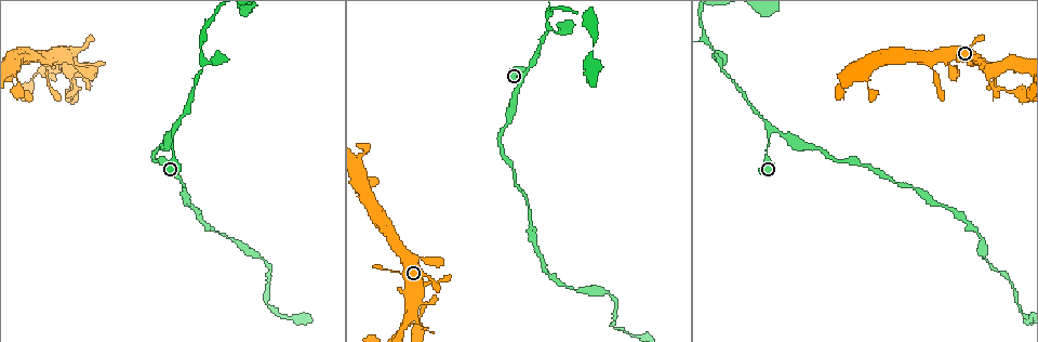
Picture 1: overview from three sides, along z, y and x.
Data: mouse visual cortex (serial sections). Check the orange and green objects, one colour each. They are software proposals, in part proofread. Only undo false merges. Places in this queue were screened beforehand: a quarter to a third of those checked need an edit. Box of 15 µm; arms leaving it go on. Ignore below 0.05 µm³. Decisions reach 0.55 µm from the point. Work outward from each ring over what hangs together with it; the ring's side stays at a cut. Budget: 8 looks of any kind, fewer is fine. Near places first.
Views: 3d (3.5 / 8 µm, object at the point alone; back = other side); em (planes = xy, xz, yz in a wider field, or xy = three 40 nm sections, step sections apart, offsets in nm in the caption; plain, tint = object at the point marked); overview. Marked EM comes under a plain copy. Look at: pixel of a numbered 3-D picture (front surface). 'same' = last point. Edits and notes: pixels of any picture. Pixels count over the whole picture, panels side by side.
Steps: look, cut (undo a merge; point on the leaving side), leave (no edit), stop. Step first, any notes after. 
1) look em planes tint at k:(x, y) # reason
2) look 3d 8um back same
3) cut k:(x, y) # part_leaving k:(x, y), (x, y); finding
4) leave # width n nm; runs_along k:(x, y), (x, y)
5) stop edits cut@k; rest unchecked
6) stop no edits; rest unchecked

look 3d 3.5um at 1:(929, 62) # sharp bend

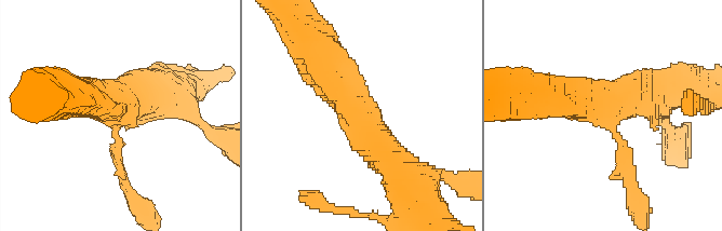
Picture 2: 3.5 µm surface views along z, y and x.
look em xy step 1 tint at 2:(609, 120) # arms 3; arm_widths 150, 500, 500 nm

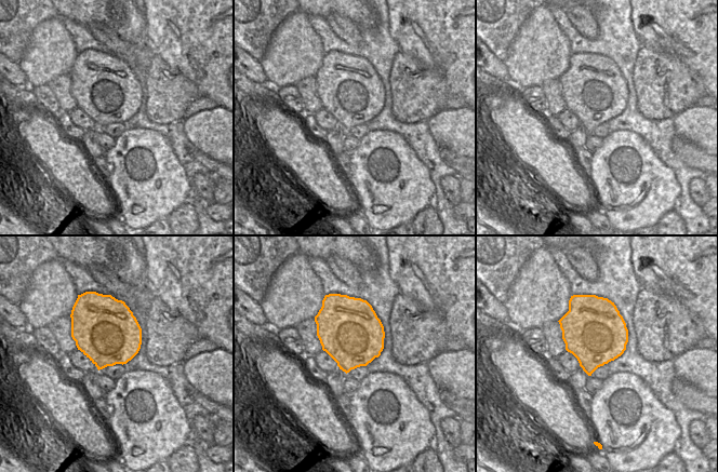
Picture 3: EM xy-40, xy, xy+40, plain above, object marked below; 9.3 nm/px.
leave # runs_along 2:(402, 175), (322, 64); all the same cell

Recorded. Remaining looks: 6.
look 3d 3.5um at 1:(770, 130)

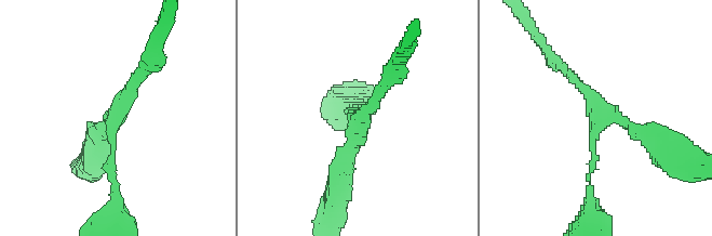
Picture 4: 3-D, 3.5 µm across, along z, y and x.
look em xy step 5 tint at 4:(358, 120) # arms 3; arm_widths 100, 200, 250 nm; now the EM

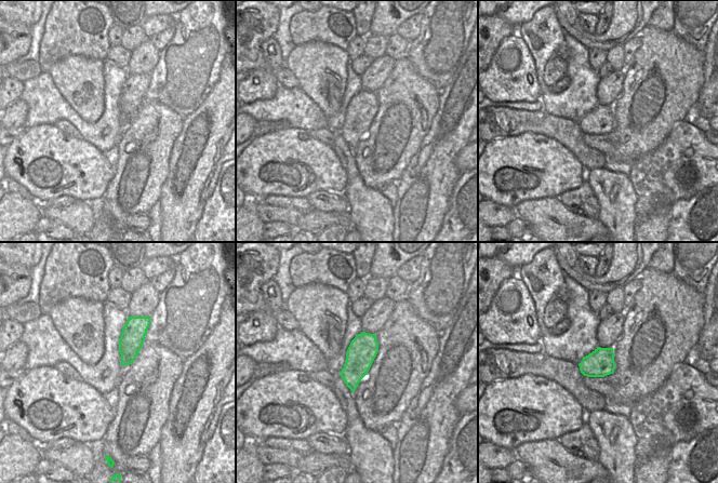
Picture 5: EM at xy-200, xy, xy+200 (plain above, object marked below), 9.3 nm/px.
leave # width 260 nm; runs_along 4:(590, 183), (603, 117), (659, 147); all the same cell

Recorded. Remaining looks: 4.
look 3d 8um at 1:(722, 62) # thin arm on a thick one

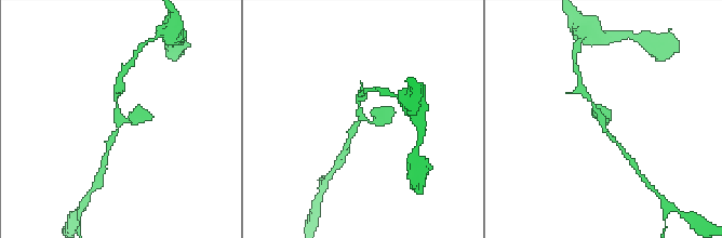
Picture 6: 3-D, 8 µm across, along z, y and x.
look 3d 3.5um at 6:(120, 122)

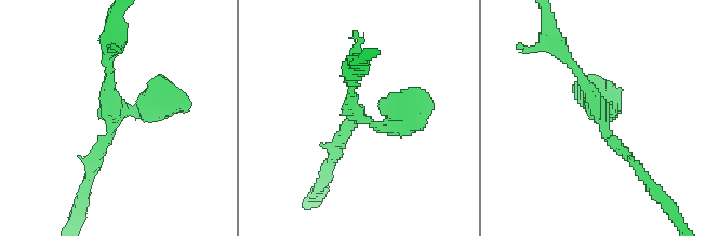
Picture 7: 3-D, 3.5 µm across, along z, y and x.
look em xy step 2 tint at 7:(114, 109) # arms 3; arm_widths 150, 150, 400 nm; shape alone is not enough

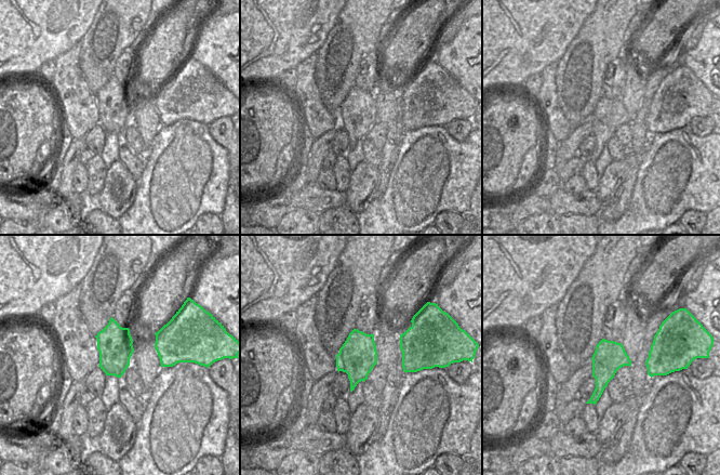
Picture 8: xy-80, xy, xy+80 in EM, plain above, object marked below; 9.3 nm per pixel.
leave # runs_along 7:(93, 164), (114, 110), (167, 93); all the same cell

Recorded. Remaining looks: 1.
stop no edits; rest unchecked

